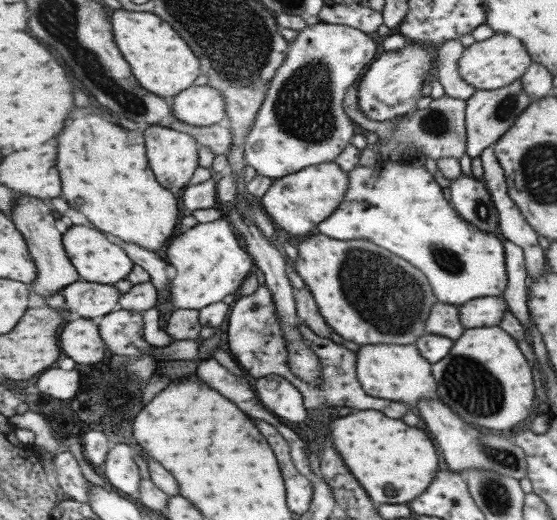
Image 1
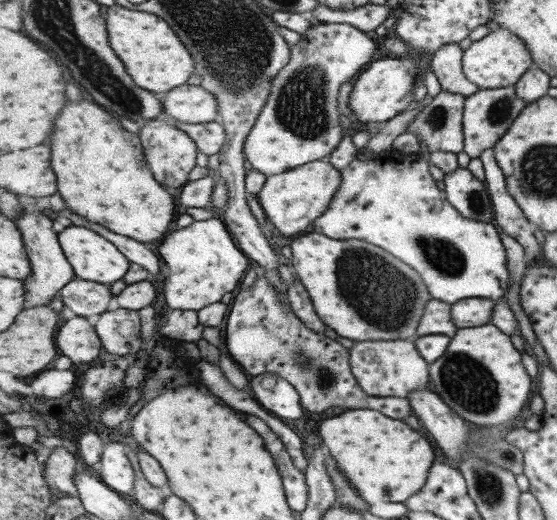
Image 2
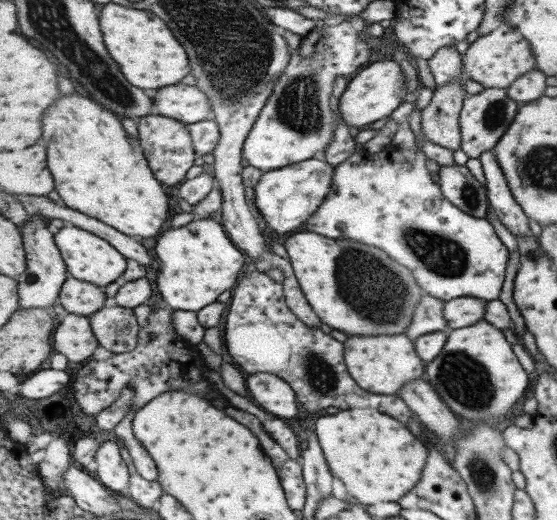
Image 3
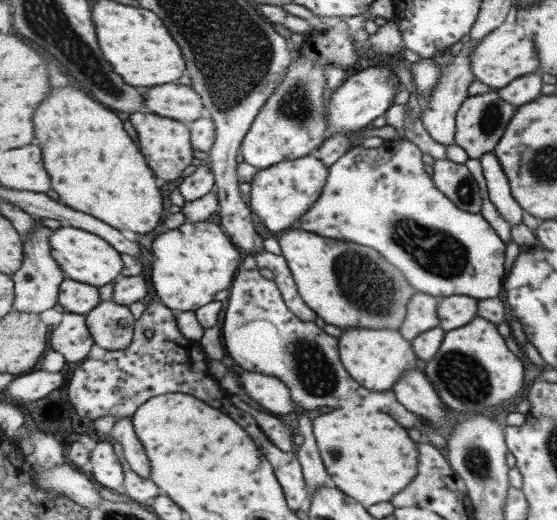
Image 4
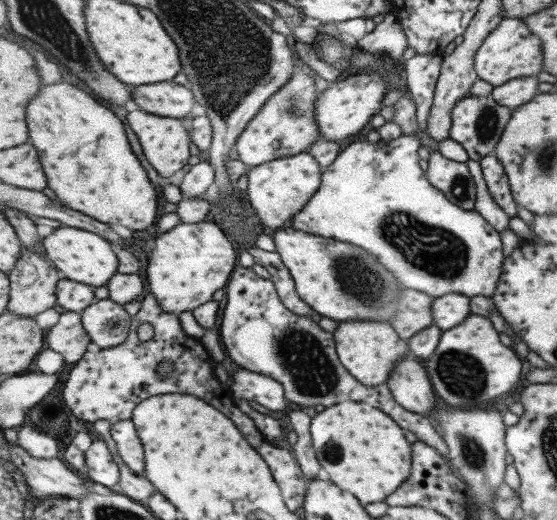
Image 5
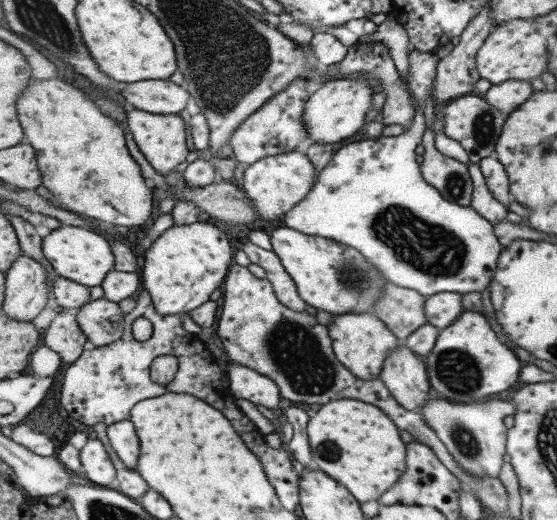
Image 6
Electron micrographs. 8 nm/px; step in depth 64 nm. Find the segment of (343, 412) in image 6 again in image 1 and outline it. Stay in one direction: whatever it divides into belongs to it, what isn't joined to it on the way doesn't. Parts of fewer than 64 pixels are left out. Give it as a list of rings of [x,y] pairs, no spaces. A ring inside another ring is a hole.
[[[383,411],[349,413],[328,426],[335,448],[345,464],[359,478],[375,504],[405,504],[421,496],[439,470],[439,453],[427,430],[411,428],[402,419],[391,418]]]

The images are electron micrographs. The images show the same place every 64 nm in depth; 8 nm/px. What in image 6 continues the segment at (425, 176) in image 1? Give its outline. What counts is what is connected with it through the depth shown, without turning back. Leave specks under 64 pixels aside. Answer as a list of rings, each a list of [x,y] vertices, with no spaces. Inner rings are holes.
[[[417,48],[410,52],[410,76],[408,86],[412,97],[415,98],[418,103],[413,128],[399,136],[385,136],[382,134],[377,139],[369,138],[367,140],[355,141],[354,143],[349,143],[342,147],[341,150],[333,156],[333,160],[319,172],[317,182],[310,194],[307,195],[305,199],[301,200],[296,207],[293,207],[292,210],[285,215],[285,220],[283,221],[285,224],[284,227],[293,228],[294,230],[307,233],[308,235],[335,239],[337,242],[348,244],[348,246],[356,248],[359,252],[362,252],[362,255],[367,258],[371,264],[374,264],[382,272],[382,275],[389,280],[389,282],[395,283],[397,286],[402,286],[403,288],[410,288],[421,292],[426,297],[442,292],[467,294],[487,290],[487,288],[490,288],[490,284],[494,279],[495,271],[498,270],[498,260],[504,249],[504,247],[501,246],[501,242],[497,240],[497,236],[495,236],[495,230],[493,230],[494,224],[491,224],[478,209],[473,208],[472,205],[460,205],[447,200],[446,197],[442,195],[442,192],[438,188],[435,188],[434,185],[429,184],[426,181],[426,177],[423,176],[421,158],[417,155],[417,148],[419,148],[419,144],[421,145],[424,132],[427,130],[424,104],[427,102],[427,96],[429,96],[429,94],[435,96],[434,89],[437,81],[436,70],[439,61],[439,58],[434,53],[423,52]]]

